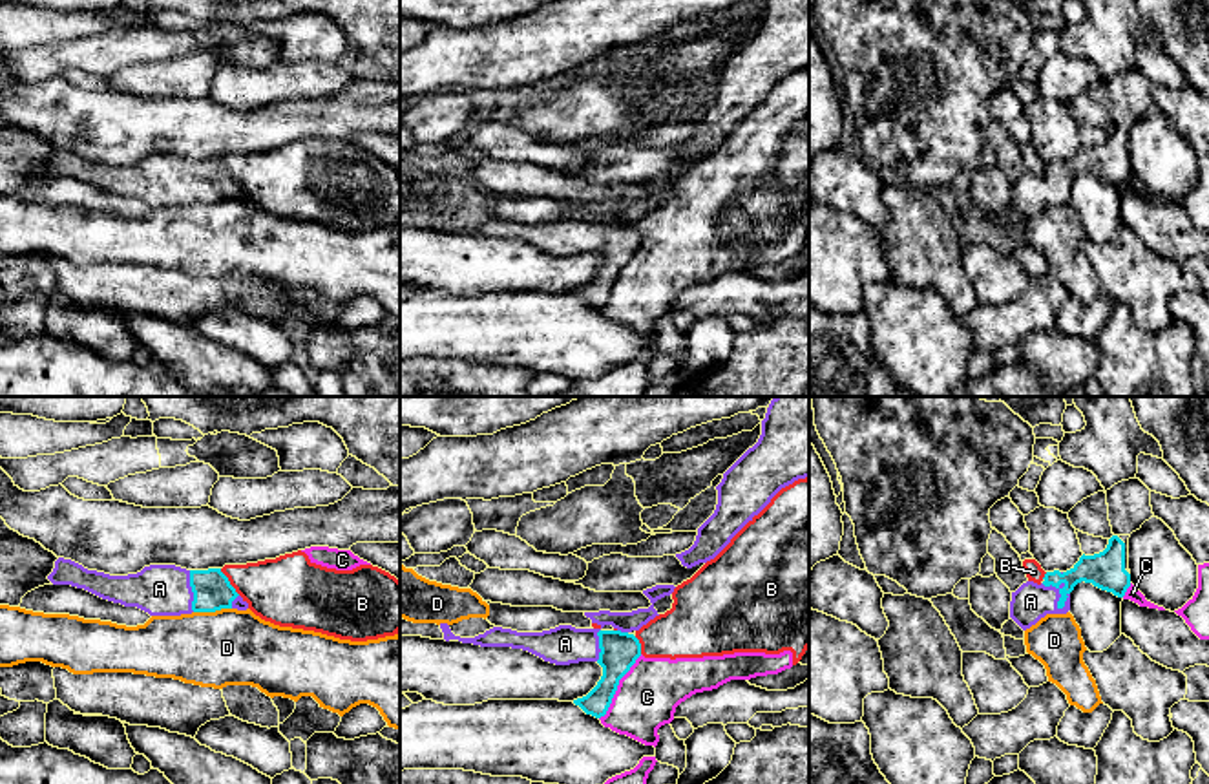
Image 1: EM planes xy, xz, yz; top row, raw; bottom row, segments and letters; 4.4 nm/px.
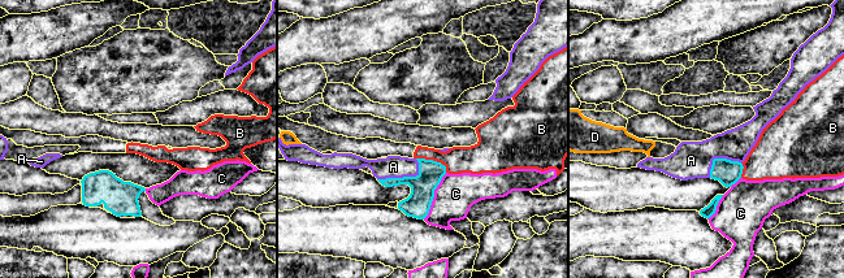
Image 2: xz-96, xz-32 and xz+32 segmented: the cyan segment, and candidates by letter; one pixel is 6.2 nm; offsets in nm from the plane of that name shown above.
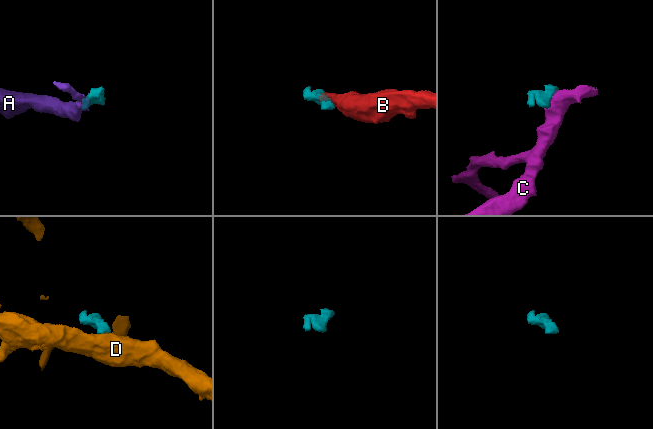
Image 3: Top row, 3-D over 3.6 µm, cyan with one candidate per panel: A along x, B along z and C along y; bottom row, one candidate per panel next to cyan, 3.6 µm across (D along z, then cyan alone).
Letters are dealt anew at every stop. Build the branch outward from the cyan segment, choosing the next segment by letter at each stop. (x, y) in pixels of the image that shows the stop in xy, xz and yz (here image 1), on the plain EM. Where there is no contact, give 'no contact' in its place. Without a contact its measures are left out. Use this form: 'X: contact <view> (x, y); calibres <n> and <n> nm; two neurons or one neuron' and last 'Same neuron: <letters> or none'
A: contact yz (1060, 183); calibres 160 and 170 nm; one neuron
B: contact xy (229, 172); calibres 170 and 300 nm; two neurons
C: contact xz (616, 278); calibres 160 and 280 nm; two neurons
D: contact xy (212, 201); calibres 170 and 340 nm; two neurons
Same neuron: A

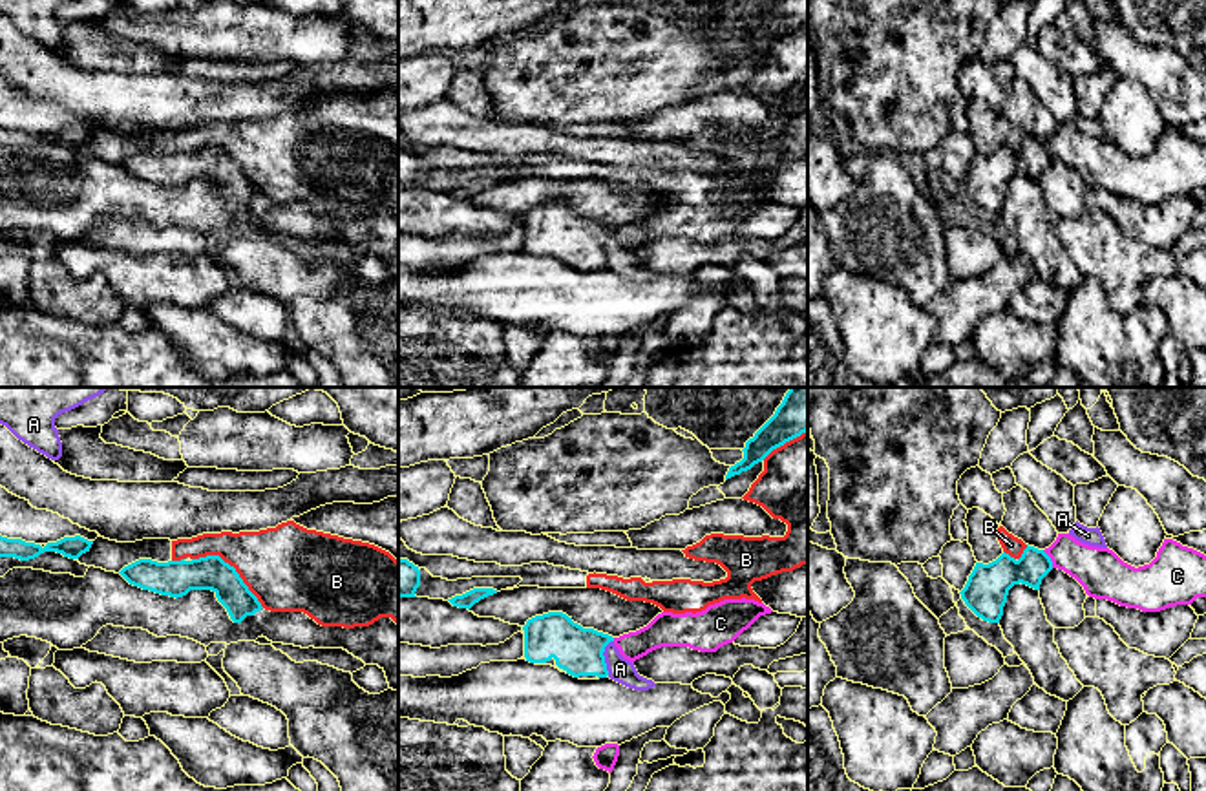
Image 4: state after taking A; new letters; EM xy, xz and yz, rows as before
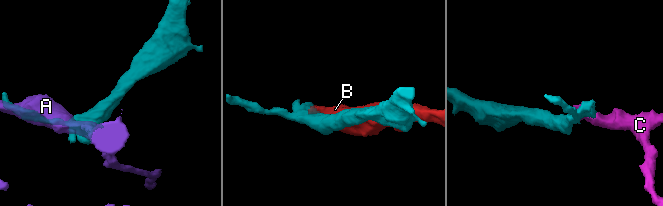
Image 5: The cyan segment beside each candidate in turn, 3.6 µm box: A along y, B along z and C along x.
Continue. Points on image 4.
A: contact xz (603, 249); calibres 200 and 110 nm; two neurons
B: contact xy (232, 158); calibres 160 and 380 nm; two neurons
C: contact yz (1049, 150); calibres 150 and 200 nm; two neurons
Same neuron: none

